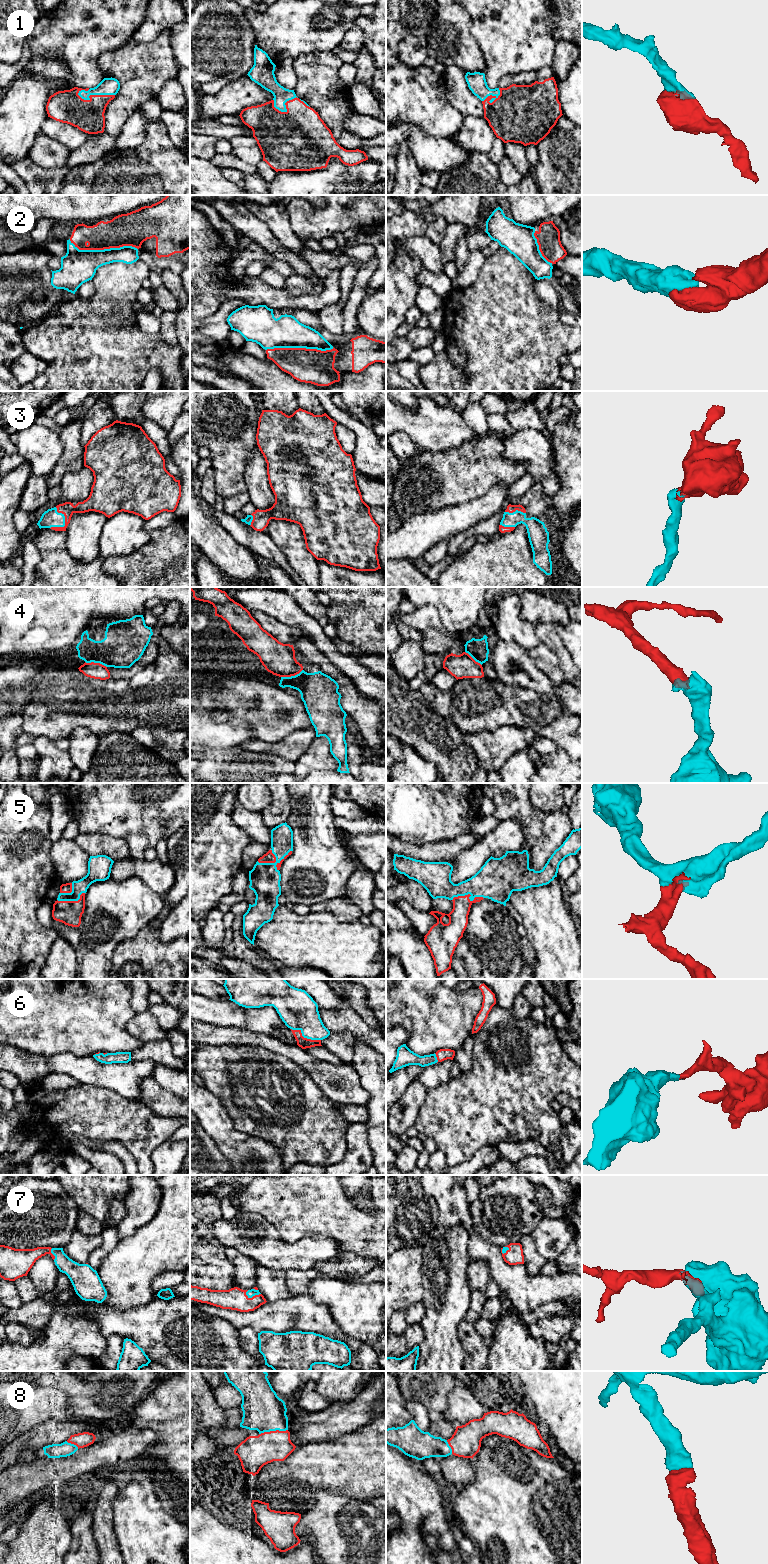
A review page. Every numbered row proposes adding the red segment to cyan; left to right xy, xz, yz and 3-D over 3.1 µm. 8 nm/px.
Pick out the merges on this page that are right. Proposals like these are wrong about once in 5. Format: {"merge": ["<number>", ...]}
{"merge": ["1", "2", "3", "5", "6", "7", "8"]}

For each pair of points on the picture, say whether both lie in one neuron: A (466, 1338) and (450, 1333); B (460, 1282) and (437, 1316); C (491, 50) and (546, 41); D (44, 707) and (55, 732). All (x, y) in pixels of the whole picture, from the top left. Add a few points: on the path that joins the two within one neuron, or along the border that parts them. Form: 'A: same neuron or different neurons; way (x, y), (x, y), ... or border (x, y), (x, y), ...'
A: different neurons; border (464, 1319), (458, 1327), (463, 1358)
B: same neuron; way (452, 1290), (447, 1295), (445, 1308)
C: same neuron; way (505, 45), (511, 41), (532, 41)
D: same neuron; way (50, 713), (55, 718), (55, 726)

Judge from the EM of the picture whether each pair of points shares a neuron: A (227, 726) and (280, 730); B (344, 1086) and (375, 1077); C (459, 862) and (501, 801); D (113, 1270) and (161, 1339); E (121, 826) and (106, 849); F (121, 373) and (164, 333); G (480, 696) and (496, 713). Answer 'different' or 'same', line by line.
A: different
B: different
C: different
D: different
E: different
F: different
G: same

